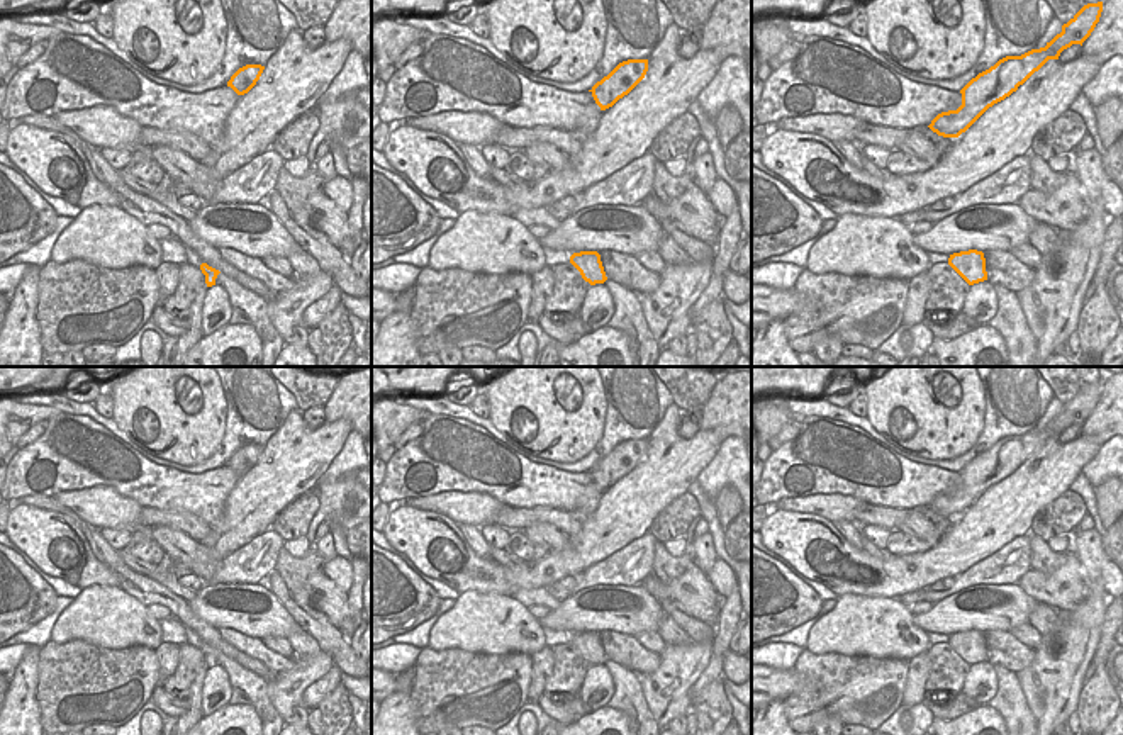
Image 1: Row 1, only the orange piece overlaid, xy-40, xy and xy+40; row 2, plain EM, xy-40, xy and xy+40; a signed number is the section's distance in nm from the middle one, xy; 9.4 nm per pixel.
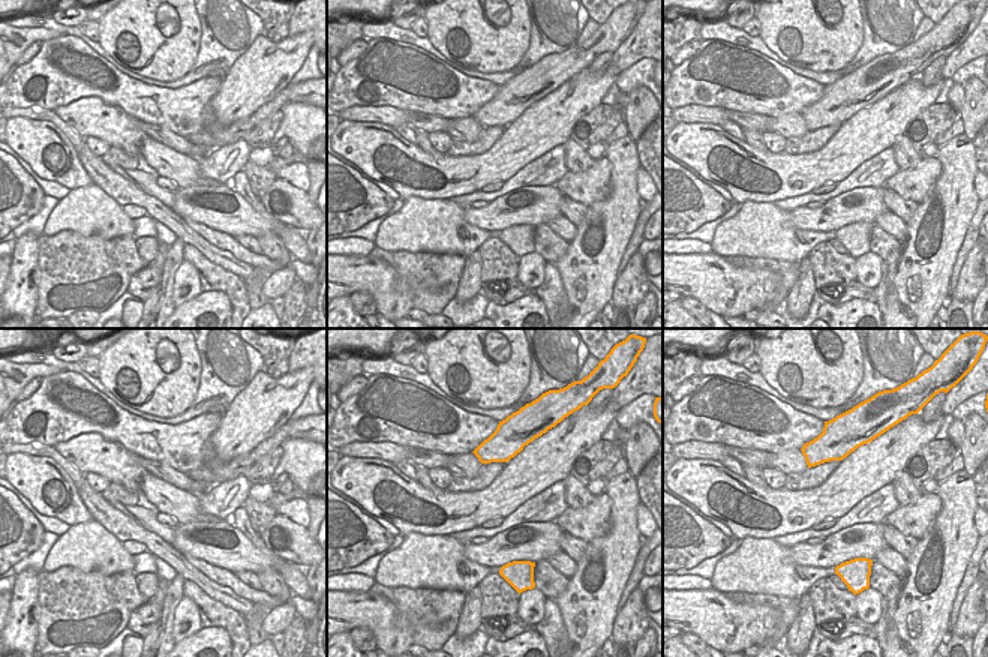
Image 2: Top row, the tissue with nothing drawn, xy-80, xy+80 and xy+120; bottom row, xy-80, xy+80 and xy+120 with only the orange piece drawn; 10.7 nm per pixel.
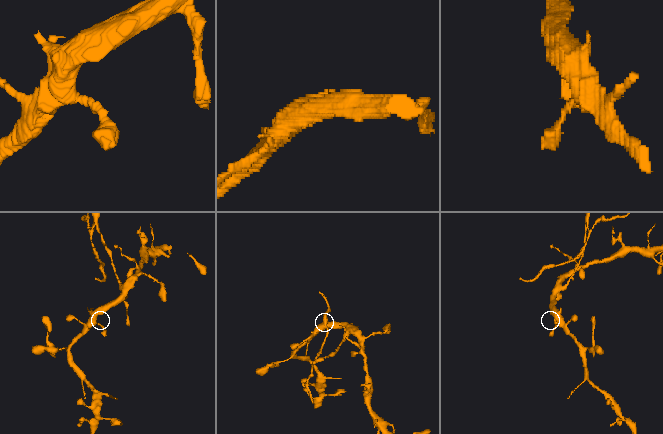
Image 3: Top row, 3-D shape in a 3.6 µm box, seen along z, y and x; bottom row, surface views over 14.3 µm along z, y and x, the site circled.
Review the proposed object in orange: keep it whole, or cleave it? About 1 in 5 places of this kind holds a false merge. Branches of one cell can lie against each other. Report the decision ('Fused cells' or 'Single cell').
Fused cells

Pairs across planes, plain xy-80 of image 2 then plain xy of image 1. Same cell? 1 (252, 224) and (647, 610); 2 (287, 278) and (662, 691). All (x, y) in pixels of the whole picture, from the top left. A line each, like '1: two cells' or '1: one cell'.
1: one cell
2: two cells

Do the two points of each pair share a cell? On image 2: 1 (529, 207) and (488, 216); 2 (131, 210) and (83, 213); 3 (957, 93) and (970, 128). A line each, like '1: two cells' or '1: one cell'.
1: one cell
2: two cells
3: two cells

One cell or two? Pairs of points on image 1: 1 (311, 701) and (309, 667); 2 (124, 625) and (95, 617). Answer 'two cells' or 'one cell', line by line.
1: two cells
2: one cell

